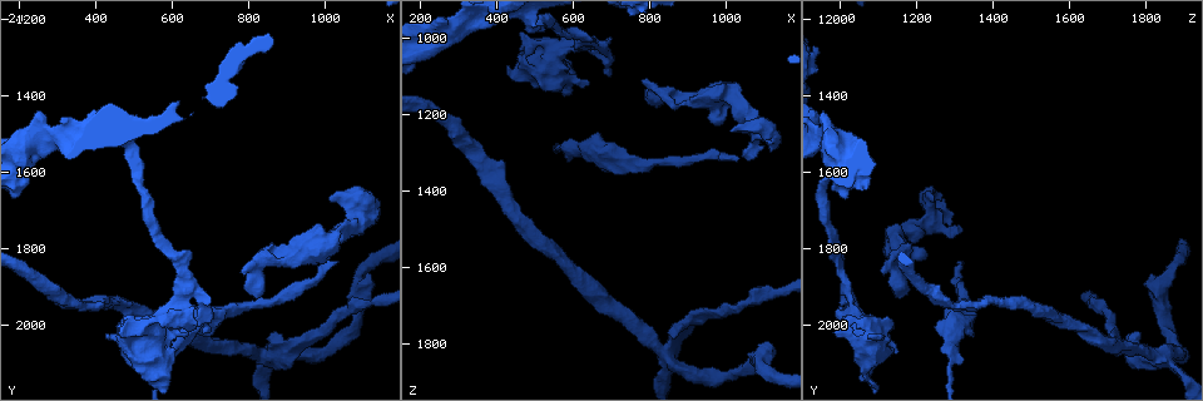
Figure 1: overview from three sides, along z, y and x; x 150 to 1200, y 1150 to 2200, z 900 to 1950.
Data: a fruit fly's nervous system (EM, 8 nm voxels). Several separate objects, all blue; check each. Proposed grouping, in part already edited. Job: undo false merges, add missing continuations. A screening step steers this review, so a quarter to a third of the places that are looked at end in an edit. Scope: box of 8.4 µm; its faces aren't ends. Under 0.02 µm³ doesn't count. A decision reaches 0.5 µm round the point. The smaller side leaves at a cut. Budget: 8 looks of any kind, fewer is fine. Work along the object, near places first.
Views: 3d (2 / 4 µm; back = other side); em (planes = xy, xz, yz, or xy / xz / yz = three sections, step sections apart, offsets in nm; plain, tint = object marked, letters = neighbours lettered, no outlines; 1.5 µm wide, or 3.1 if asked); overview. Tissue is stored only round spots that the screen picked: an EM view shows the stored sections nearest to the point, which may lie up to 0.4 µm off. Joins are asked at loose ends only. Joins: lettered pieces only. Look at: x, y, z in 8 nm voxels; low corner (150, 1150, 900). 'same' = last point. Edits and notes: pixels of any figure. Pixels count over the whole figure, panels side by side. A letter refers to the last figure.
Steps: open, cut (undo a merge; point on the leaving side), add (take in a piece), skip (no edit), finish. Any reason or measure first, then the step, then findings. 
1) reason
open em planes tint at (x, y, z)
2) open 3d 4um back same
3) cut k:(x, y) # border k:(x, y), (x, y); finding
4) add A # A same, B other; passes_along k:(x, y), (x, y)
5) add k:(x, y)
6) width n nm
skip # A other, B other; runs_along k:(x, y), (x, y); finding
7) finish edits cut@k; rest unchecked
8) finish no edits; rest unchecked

four arms meet
open 3d 2um back at (840, 2075, 1820)

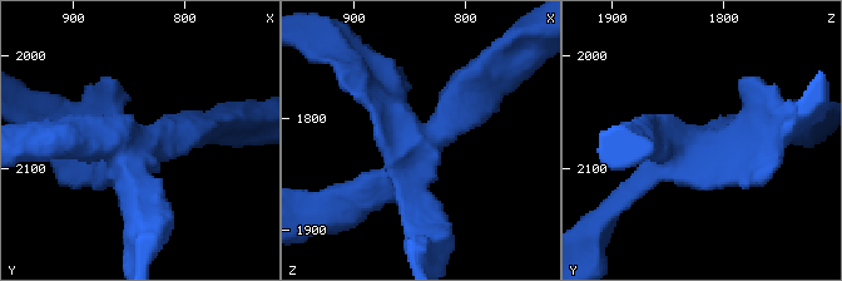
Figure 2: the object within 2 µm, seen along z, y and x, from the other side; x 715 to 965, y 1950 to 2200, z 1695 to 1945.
open em planes letters at (838, 2078, 1822)

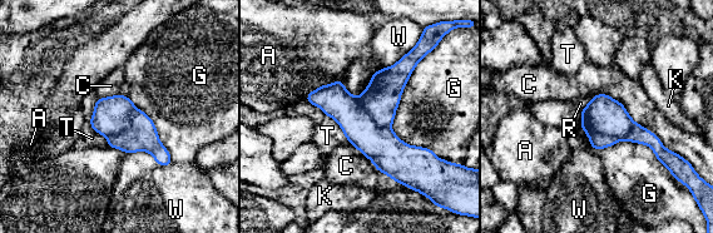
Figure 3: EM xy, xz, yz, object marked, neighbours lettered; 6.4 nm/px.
cut 3:(638, 134) # A other, C other, G other, K other, R other, T other, W other; border 3:(582, 114), (617, 138), (635, 124); two cells meet here

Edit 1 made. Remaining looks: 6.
see it whole again
open overview

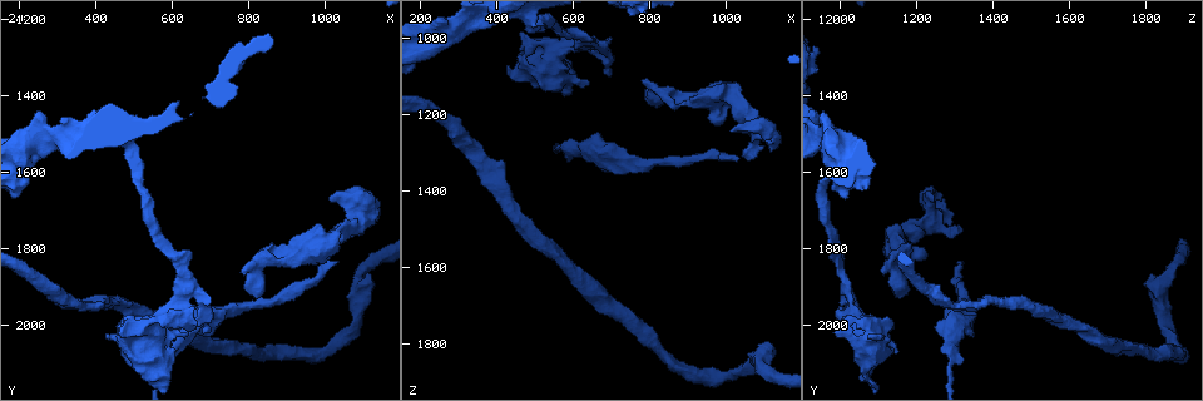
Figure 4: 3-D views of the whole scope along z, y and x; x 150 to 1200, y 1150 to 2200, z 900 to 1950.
free end
open em xz step 8 tint at (800, 1865, 1110)

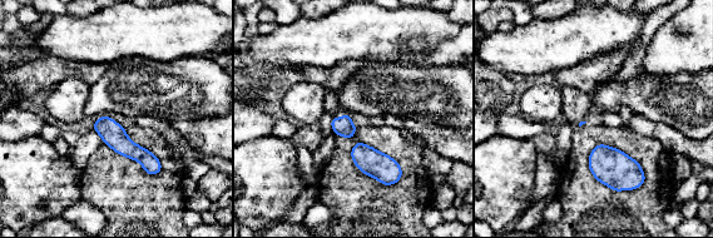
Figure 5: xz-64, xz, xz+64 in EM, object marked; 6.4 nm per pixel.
open em xz step 8 letters same

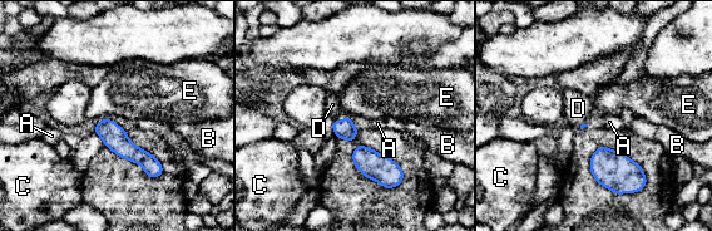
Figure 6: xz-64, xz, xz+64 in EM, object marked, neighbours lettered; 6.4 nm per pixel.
longest_contact D 120 nm
add D # A other, B other, C other, D same, E other; the cell continues

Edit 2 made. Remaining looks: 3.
end of a long branch
open em planes letters at (1035, 1835, 1315)

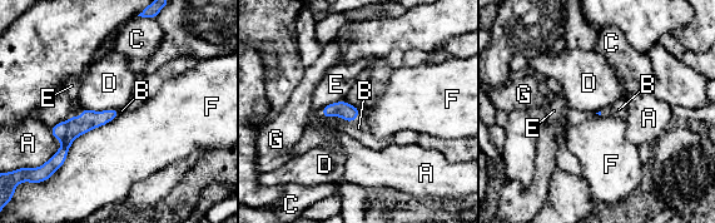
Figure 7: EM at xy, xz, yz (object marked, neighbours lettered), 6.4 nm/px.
add B # A other, B same, C other, D other, E other, F other, G other; passes_along 7:(342, 109), (353, 119), (358, 128); the cell continues

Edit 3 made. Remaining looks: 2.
finish edits cut@3, add@6, add@7; rest unchecked

